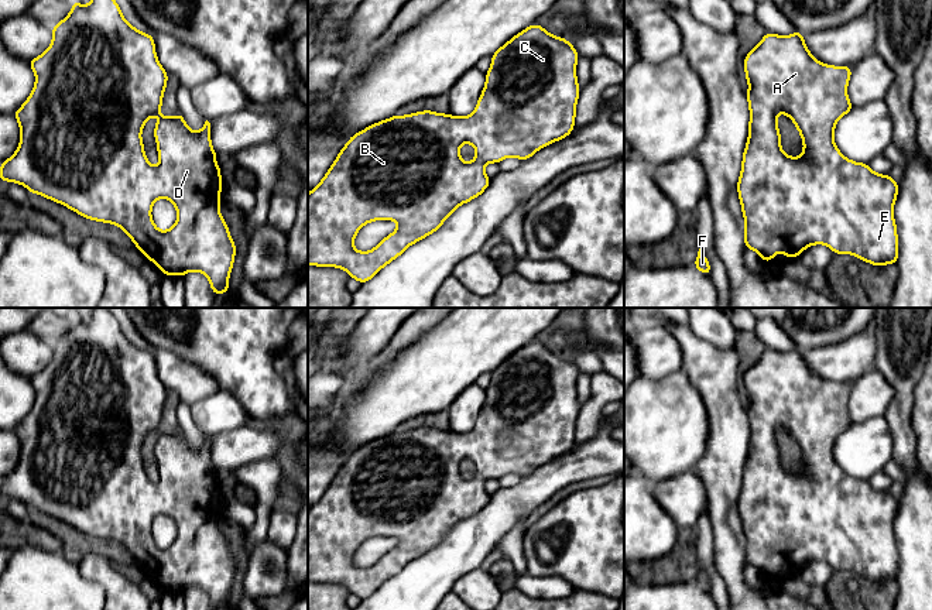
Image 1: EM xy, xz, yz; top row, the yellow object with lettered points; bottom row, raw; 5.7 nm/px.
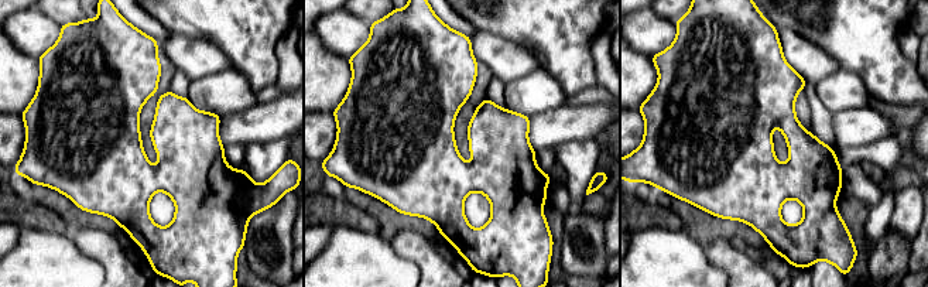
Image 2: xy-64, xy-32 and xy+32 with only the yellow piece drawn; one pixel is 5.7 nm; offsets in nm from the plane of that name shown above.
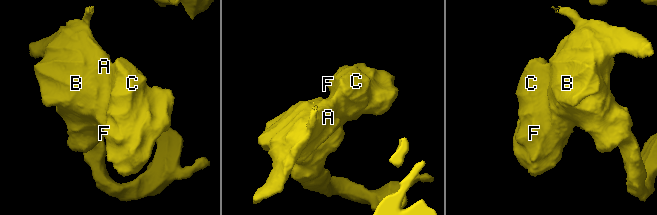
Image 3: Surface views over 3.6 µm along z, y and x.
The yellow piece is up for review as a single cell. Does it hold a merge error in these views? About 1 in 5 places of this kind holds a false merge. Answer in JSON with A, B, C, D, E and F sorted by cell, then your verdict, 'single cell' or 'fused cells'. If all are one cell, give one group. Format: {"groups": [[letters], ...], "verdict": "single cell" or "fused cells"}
{"groups": [["A", "B", "C", "D", "E", "F"]], "verdict": "single cell"}

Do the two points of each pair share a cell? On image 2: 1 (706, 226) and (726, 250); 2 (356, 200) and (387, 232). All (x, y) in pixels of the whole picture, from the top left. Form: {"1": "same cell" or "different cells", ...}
{"1": "different cells", "2": "same cell"}

